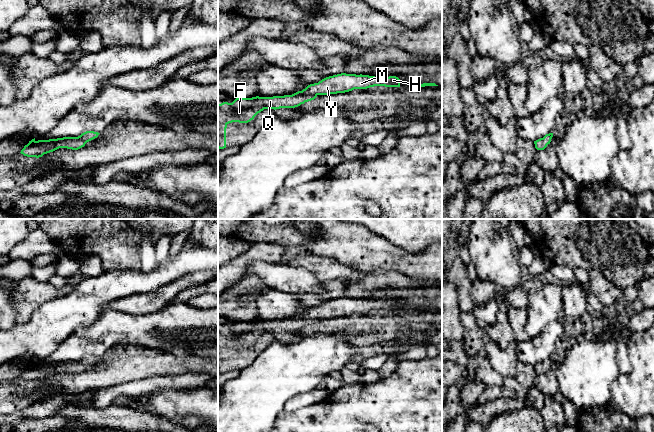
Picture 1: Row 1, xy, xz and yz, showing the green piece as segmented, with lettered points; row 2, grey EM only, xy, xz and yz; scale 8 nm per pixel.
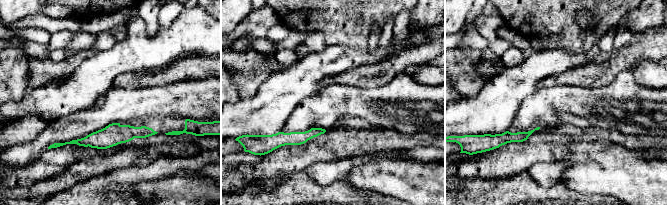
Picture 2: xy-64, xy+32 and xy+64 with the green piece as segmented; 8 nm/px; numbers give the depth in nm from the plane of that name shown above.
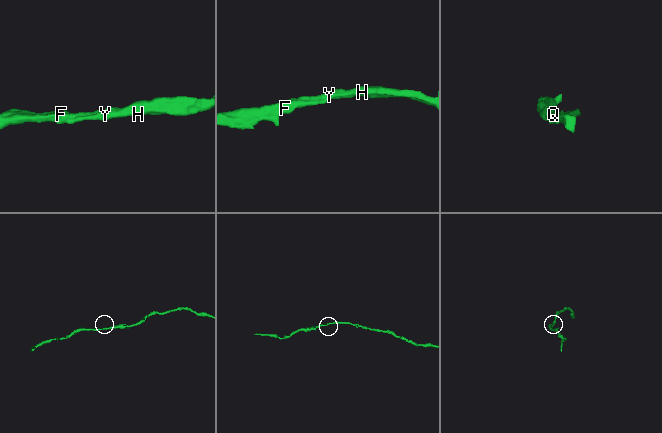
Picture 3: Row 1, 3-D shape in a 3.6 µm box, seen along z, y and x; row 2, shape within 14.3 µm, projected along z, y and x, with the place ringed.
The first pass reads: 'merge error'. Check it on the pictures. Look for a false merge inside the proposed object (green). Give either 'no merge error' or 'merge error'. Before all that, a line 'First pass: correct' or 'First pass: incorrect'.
First pass: incorrect
no merge error

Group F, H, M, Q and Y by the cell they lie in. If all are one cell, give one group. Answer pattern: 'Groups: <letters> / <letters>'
Groups: F H M Q Y

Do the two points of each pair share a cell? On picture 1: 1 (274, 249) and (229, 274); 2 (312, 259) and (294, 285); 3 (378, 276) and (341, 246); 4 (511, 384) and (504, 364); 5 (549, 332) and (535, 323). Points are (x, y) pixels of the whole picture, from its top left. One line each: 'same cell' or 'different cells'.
1: same cell
2: different cells
3: different cells
4: different cells
5: different cells

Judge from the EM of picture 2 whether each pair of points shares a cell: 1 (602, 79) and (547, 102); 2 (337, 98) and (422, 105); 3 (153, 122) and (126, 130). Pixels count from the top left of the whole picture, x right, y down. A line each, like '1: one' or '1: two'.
1: two
2: one
3: one

